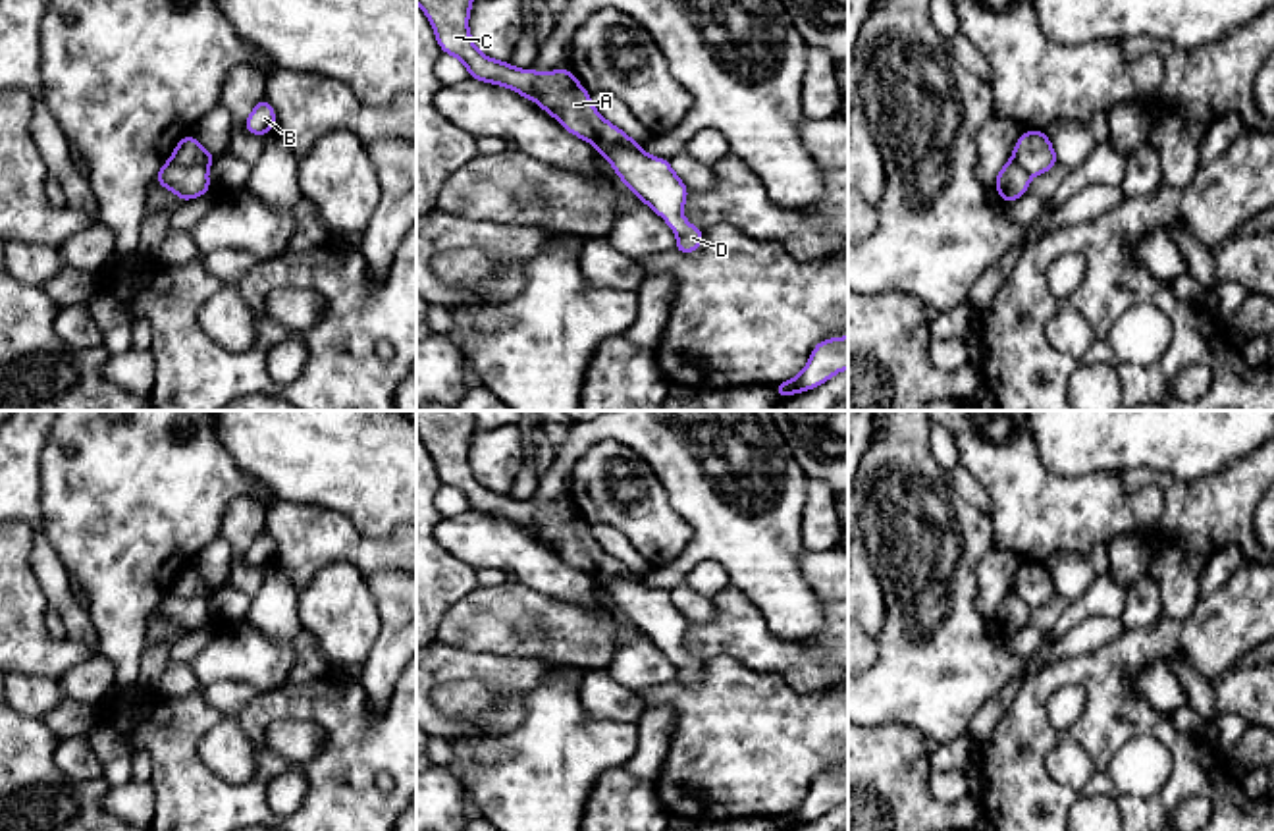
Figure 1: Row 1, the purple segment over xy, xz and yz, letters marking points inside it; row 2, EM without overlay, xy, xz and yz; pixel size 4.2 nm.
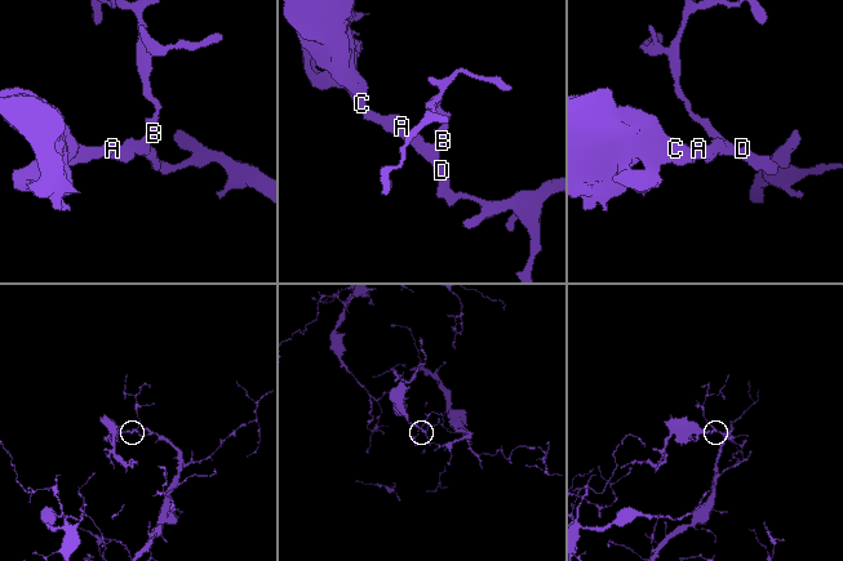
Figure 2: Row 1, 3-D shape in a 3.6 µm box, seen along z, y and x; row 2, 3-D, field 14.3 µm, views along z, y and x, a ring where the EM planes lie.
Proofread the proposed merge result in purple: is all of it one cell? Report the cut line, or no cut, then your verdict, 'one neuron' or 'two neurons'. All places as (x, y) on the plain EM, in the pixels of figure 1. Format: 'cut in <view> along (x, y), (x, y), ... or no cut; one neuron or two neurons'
cut in xy along (172, 589), (184, 596), (207, 598); two neurons

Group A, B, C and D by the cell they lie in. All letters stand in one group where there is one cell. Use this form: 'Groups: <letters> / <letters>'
Groups: A C / B D

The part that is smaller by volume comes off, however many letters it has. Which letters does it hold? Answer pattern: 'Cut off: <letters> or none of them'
Cut off: A, C

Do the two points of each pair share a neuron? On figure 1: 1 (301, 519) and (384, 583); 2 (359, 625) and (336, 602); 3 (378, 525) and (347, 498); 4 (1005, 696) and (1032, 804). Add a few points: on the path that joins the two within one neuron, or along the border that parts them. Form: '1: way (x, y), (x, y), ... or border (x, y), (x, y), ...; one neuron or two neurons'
1: border (396, 567), (384, 567), (367, 577); two neurons
2: way (353, 619), (342, 608); one neuron
3: way (371, 517), (355, 502); one neuron
4: border (1030, 677), (1007, 708); two neurons

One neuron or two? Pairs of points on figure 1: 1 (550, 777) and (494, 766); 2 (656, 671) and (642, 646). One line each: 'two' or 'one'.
1: one
2: one

